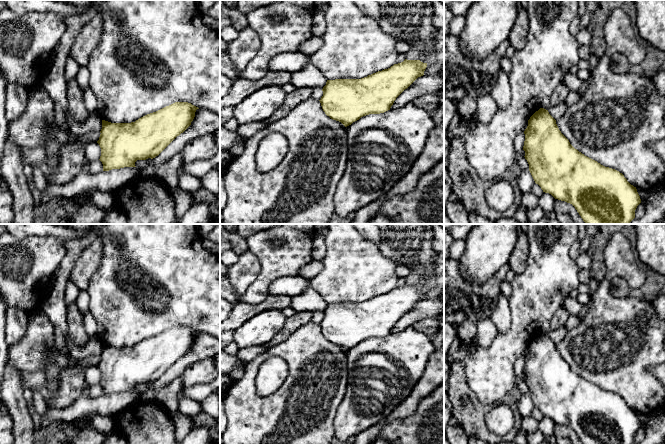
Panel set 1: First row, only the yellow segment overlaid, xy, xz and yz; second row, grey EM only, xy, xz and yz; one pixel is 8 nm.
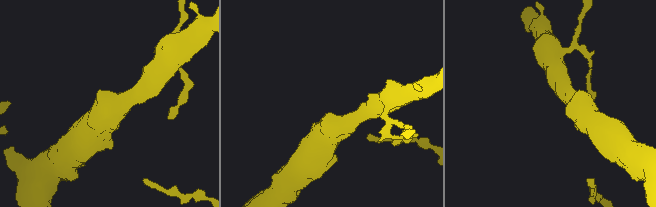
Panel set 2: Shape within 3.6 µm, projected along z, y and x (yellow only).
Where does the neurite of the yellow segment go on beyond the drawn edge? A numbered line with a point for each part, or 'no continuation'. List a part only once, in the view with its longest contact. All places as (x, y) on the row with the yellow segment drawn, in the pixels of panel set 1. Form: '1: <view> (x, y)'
no continuation

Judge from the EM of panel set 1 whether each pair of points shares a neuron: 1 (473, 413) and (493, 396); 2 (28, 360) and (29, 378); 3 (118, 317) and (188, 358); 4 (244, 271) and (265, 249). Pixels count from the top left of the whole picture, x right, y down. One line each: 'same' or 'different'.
1: different
2: different
3: different
4: different

